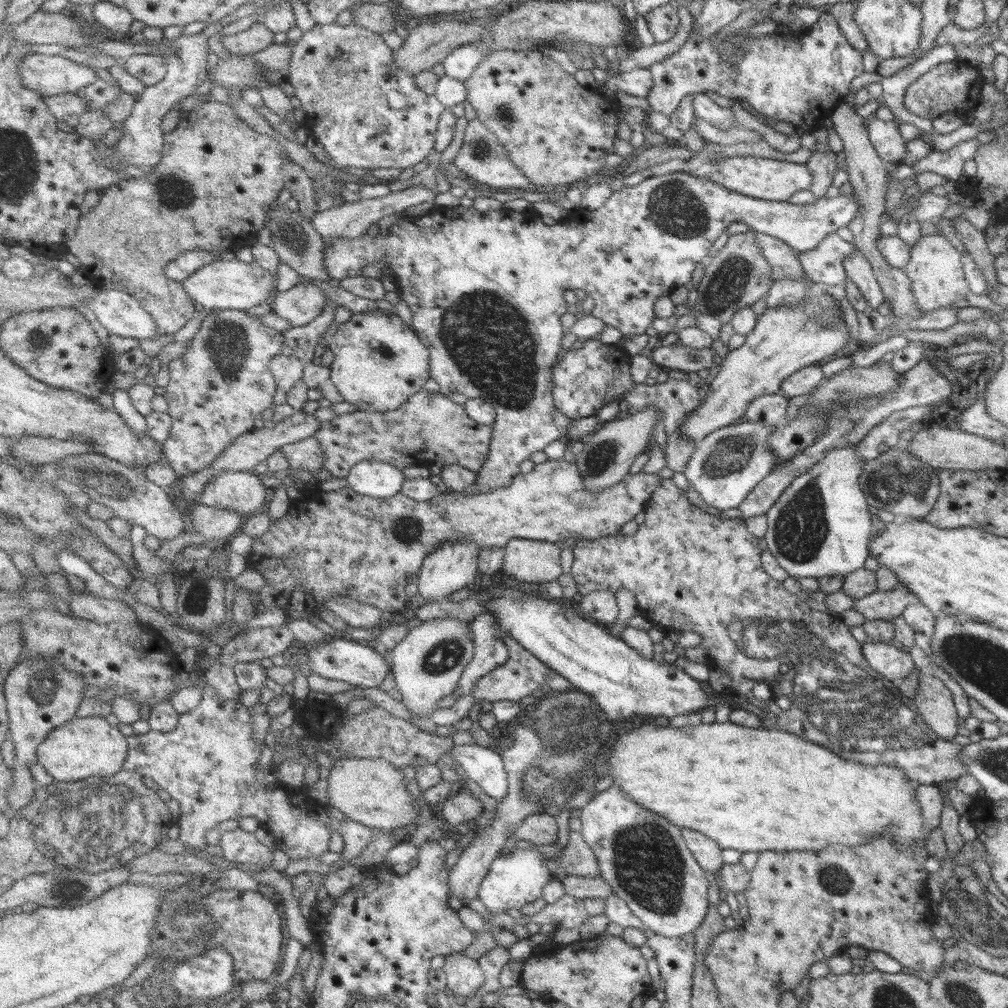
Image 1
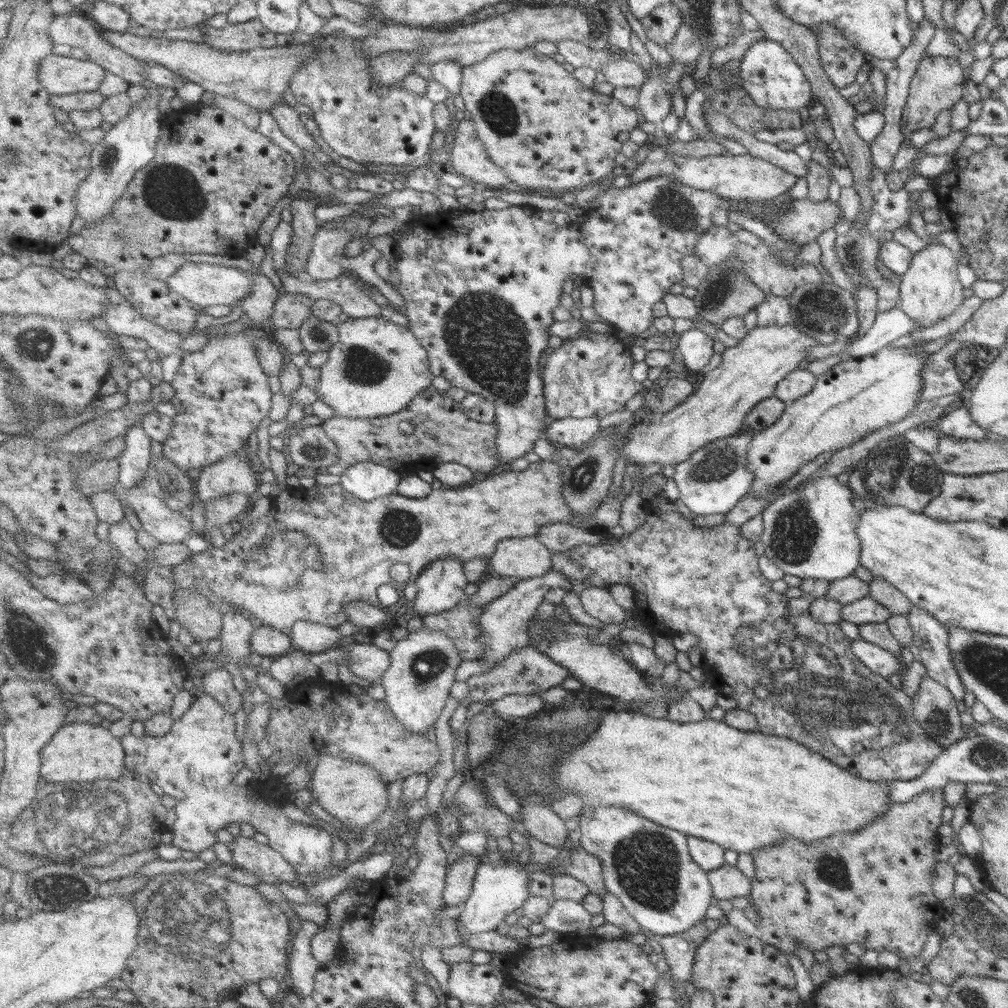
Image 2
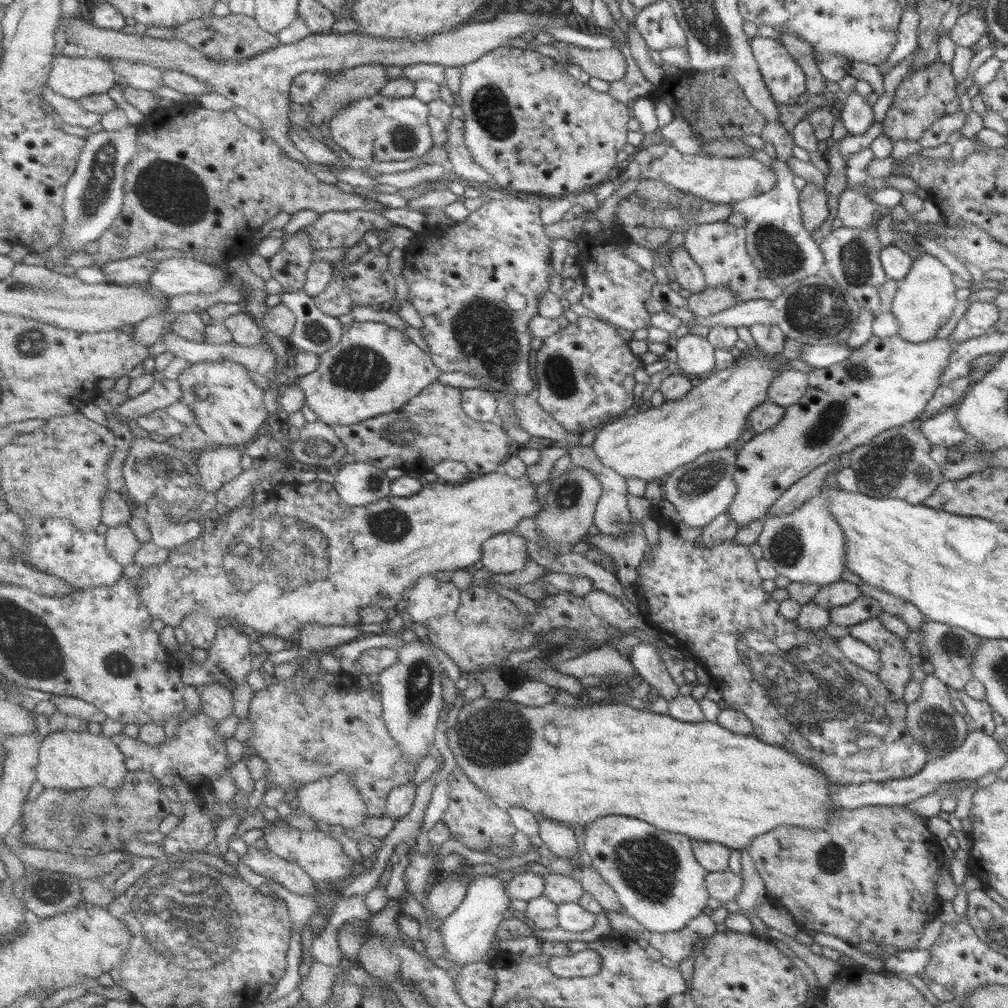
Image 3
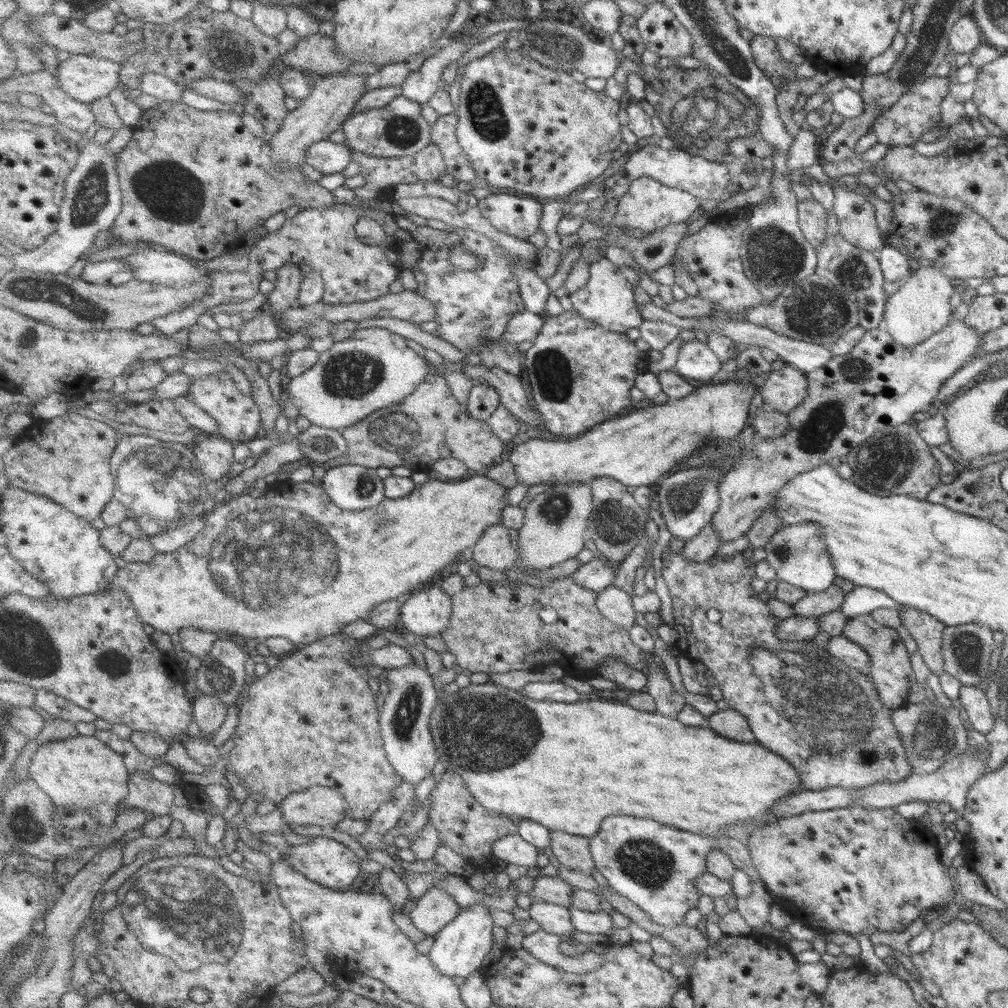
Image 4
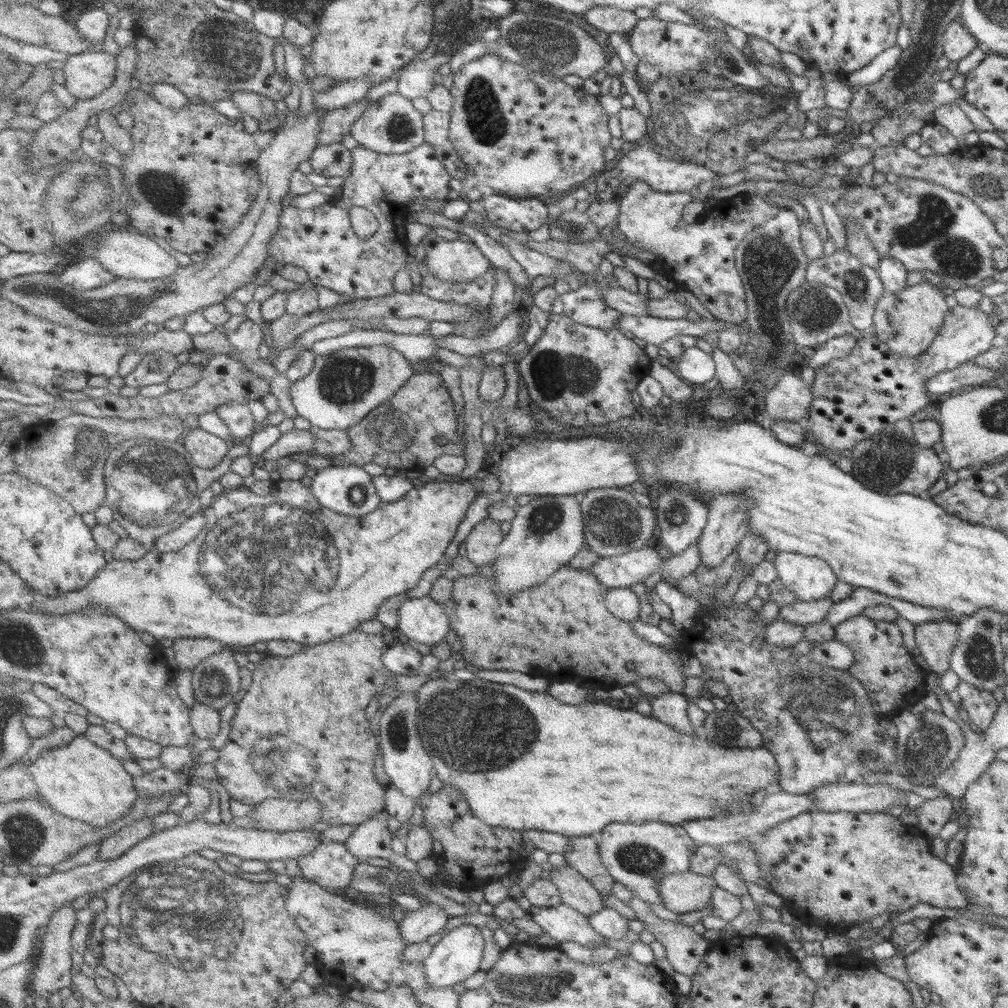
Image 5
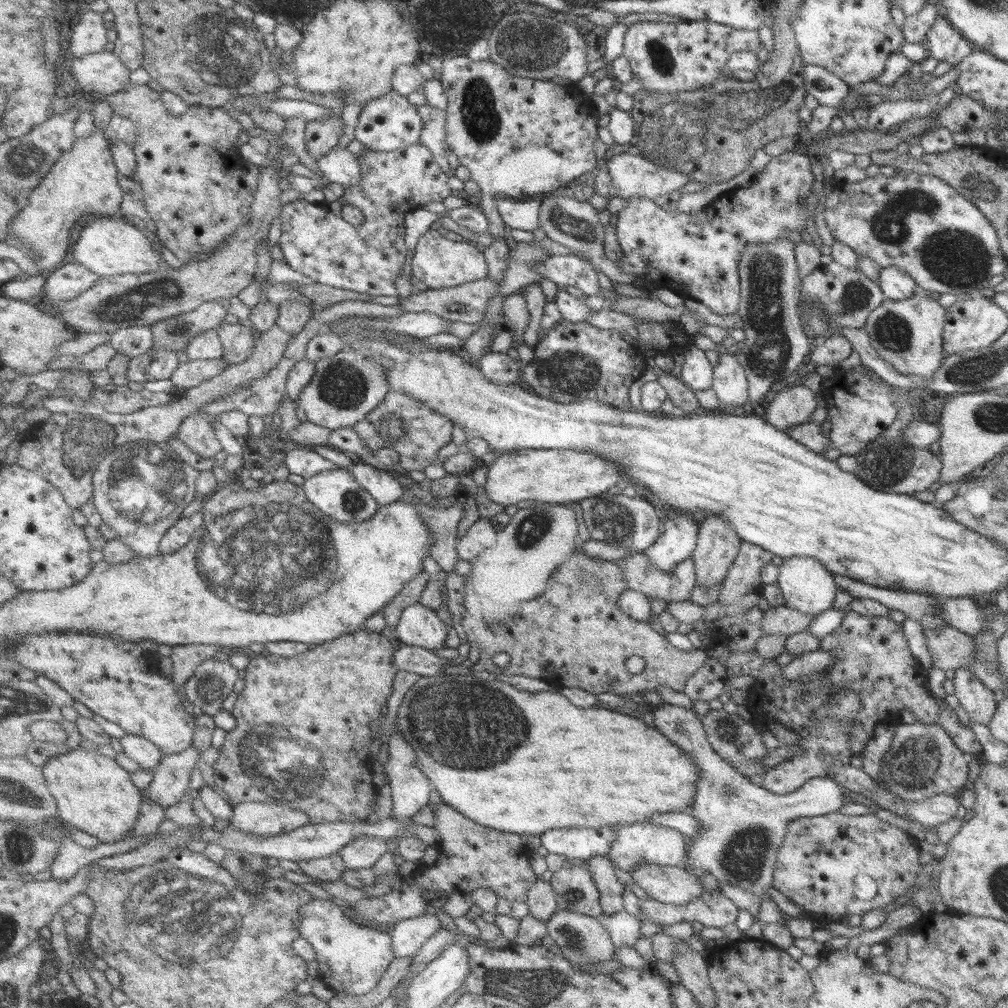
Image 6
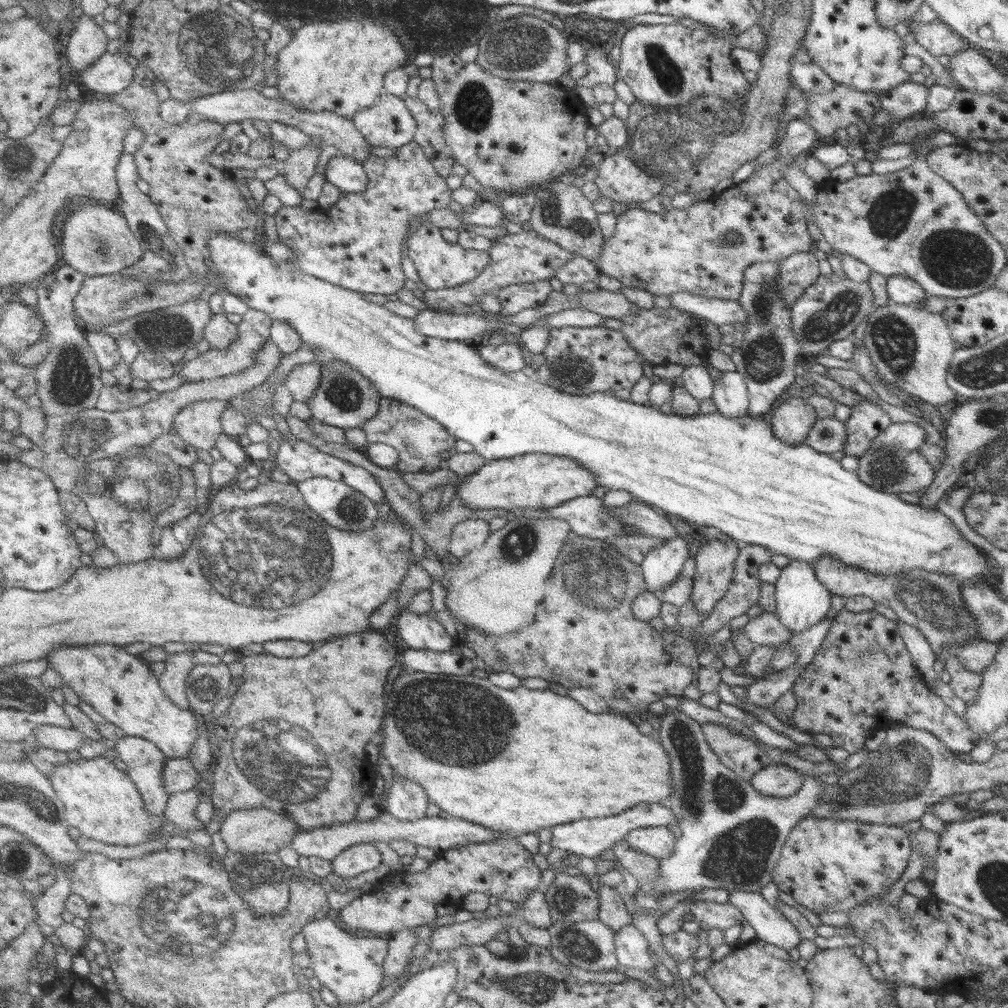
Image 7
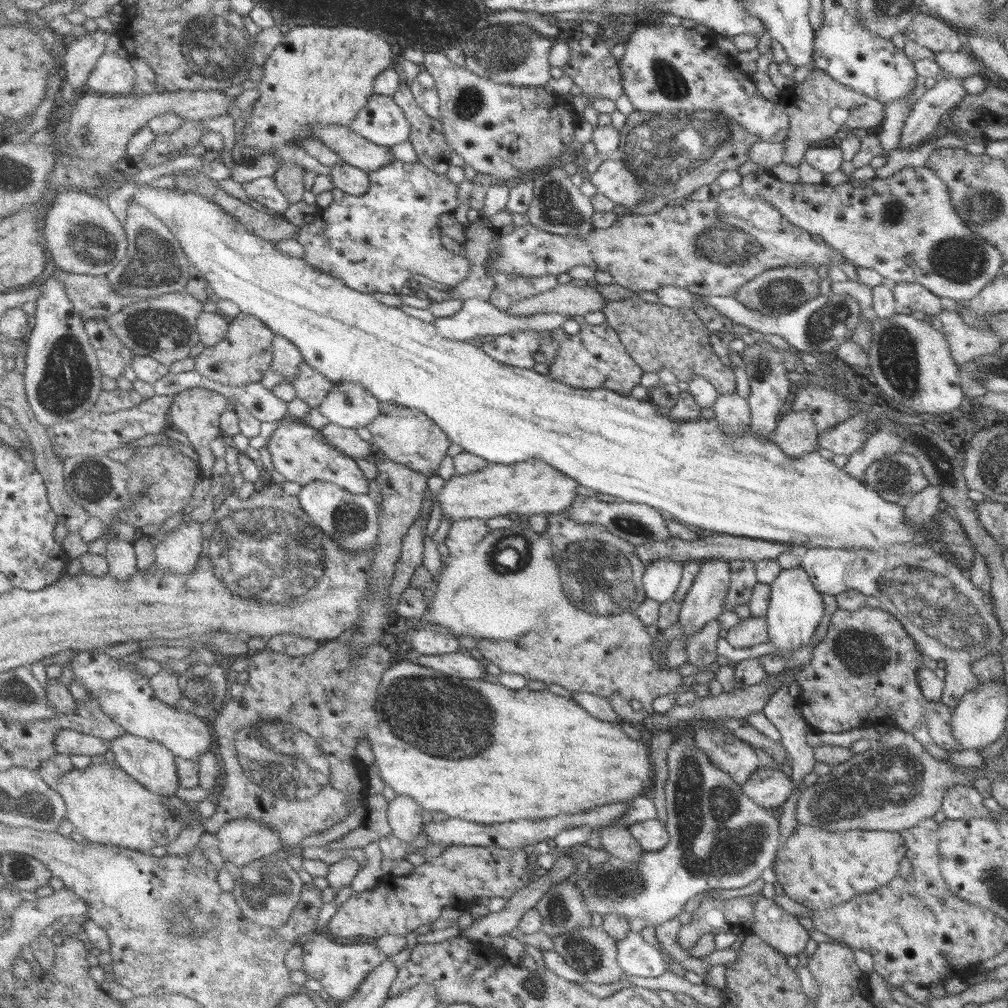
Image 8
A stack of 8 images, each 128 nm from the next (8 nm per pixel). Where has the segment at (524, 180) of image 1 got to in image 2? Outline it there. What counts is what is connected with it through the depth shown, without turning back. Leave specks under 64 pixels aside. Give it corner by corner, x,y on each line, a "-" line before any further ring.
472,119
460,122
450,159
456,172
479,188
503,189
512,182
506,170
486,154
486,146
478,138
478,128

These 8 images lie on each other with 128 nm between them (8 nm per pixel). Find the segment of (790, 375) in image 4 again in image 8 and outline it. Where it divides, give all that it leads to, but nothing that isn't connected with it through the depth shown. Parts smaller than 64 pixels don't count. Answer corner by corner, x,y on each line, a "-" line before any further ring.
791,411
777,420
771,440
789,457
818,449
818,432
810,411

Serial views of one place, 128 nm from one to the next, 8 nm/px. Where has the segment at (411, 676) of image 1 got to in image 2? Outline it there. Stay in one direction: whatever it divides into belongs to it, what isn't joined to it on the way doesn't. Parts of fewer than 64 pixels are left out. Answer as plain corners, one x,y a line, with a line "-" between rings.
424,626
399,641
391,654
392,667
382,680
386,701
406,730
428,737
428,730
436,727
451,697
452,686
456,684
456,674
463,661
460,650
451,636
438,630
431,632

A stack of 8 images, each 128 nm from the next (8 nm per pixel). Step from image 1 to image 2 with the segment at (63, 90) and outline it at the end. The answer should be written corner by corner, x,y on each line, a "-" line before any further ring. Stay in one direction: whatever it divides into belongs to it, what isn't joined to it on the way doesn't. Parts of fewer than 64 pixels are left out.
51,54
41,60
40,80
53,95
69,95
74,93
89,93
103,90
102,82
106,80
106,74
110,71
101,64
87,57
72,57
59,54

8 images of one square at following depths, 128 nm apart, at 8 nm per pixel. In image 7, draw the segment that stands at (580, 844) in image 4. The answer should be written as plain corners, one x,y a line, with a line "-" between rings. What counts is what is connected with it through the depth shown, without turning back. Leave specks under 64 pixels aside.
601,885
598,891
601,893
601,917
599,919
602,922
610,925
610,928
616,932
634,922
618,887

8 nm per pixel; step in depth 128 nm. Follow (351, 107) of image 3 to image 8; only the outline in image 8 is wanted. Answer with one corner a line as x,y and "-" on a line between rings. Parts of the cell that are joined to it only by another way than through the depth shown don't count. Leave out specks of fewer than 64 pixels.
373,94
366,109
362,109
351,128
360,136
384,147
409,142
412,124
406,112
396,104
395,96

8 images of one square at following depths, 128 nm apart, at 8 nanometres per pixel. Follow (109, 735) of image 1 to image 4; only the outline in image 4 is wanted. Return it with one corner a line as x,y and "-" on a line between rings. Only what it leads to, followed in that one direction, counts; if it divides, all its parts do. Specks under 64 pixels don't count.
78,736
70,740
59,740
42,745
33,756
30,777
55,800
55,804
73,811
90,811
106,826
114,826
120,814
121,802
130,794
131,771
125,756
118,754
108,744
98,740
96,736

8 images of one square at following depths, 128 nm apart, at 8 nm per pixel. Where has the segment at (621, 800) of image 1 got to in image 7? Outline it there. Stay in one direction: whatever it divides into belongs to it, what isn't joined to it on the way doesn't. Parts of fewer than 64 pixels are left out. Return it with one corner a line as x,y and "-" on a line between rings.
666,826
637,828
627,836
627,841
634,848
659,859
674,856
677,852
677,839
676,834

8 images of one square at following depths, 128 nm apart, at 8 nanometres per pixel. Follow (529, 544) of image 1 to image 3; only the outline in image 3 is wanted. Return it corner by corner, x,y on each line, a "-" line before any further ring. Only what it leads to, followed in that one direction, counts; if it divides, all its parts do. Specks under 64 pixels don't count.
503,532
493,536
492,539
485,542
485,558
482,562
486,569
496,574
512,574
526,570
529,560
531,560
530,552
528,552
528,542
526,537
516,532

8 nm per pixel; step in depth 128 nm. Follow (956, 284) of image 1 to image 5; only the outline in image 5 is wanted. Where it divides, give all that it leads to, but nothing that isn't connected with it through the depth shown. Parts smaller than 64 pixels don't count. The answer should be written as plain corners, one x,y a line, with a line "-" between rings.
930,281
908,285
893,294
885,289
878,299
873,314
872,333
887,344
887,347
900,356
915,357
933,343
934,337
942,326
949,307
944,301
944,293
940,285
933,285

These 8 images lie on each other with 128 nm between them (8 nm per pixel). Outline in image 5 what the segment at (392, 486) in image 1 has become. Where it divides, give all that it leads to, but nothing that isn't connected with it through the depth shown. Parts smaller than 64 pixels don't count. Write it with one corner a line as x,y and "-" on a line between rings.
332,465
318,471
313,478
312,488
314,494
328,508
337,510
346,516
364,518
367,514
377,511
384,502
375,485
374,477
360,465

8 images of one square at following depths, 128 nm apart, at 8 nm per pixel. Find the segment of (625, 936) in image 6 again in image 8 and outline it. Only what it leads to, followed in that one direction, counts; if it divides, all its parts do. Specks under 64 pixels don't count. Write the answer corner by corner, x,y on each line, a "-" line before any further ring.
630,931
628,938
619,942
619,960
625,972
632,976
658,978
668,972
662,951
638,932

